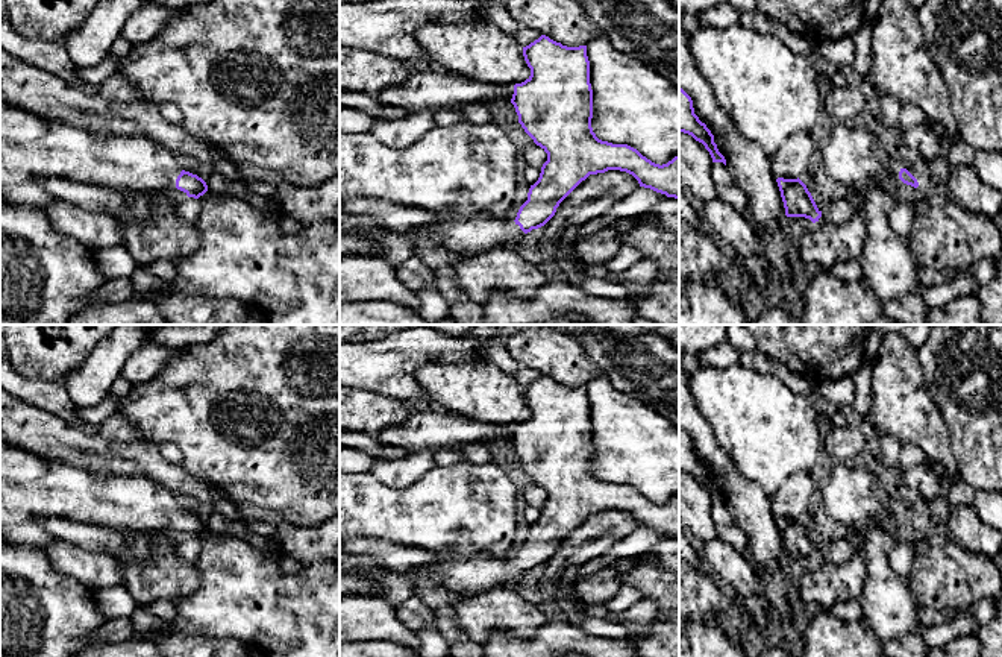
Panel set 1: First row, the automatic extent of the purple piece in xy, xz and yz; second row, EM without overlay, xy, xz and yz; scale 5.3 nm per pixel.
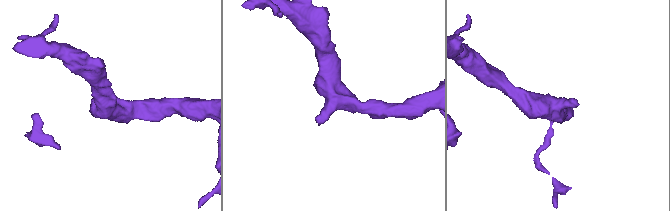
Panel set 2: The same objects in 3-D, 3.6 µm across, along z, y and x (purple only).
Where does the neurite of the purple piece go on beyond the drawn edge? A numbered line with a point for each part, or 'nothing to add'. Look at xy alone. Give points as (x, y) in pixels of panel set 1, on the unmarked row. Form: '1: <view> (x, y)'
1: xy (138, 504)

